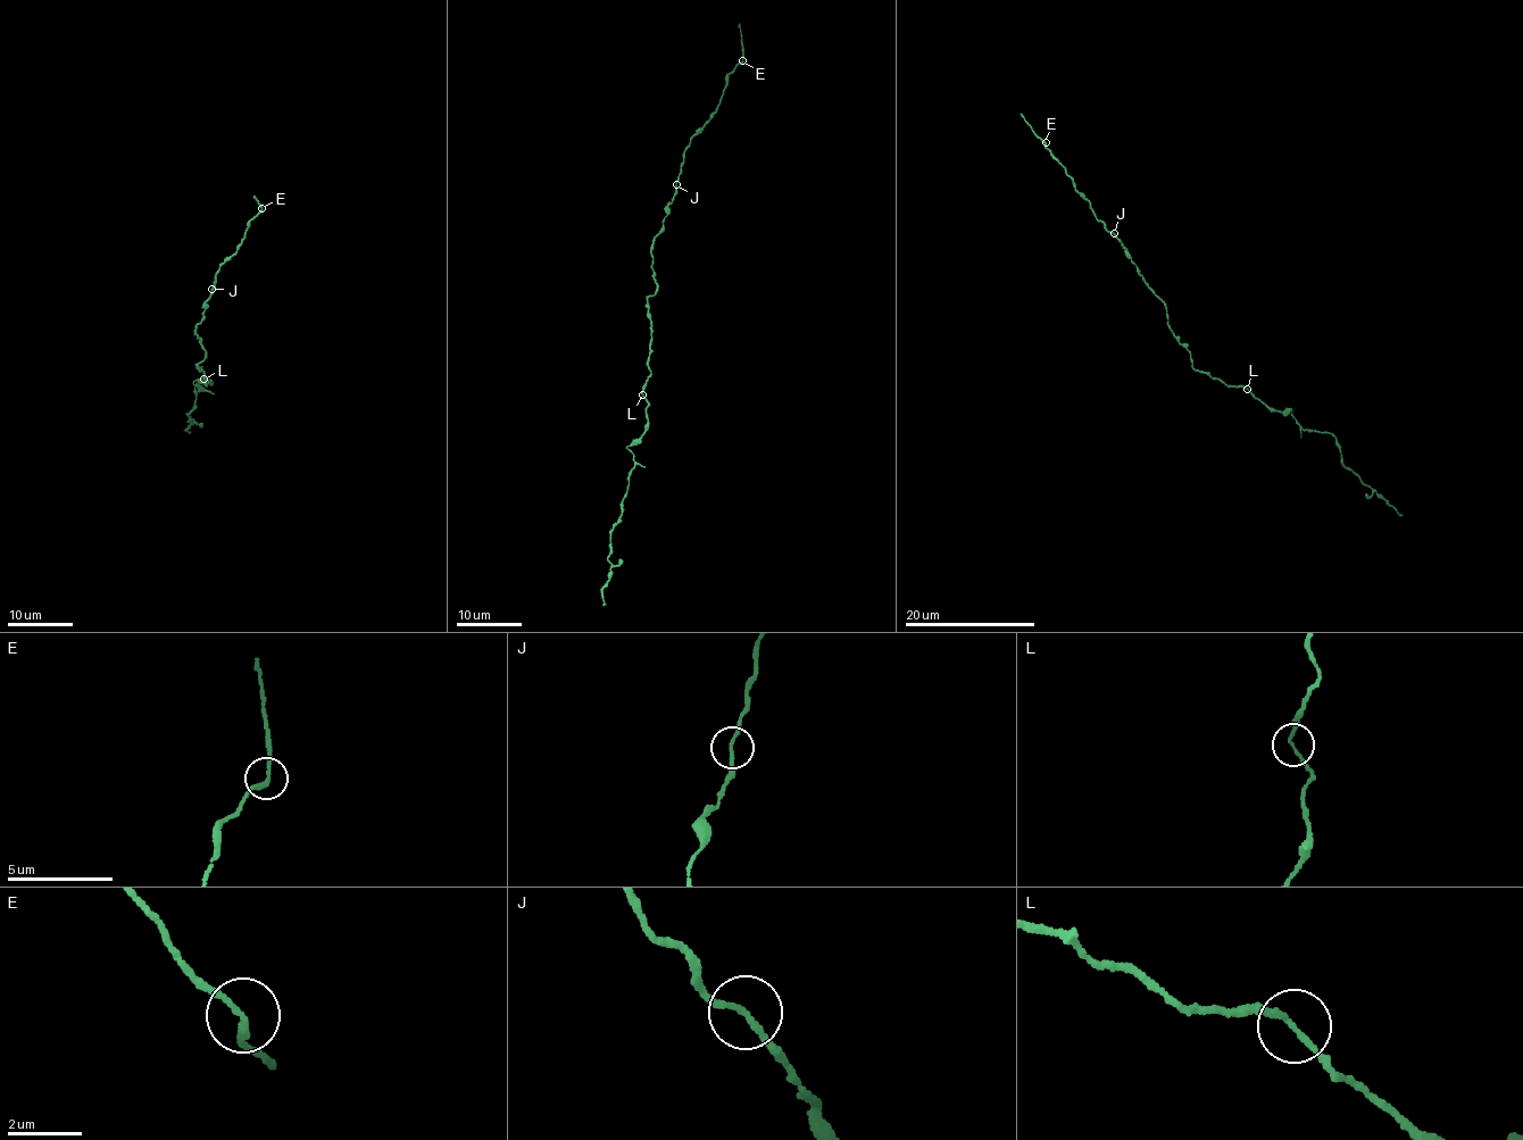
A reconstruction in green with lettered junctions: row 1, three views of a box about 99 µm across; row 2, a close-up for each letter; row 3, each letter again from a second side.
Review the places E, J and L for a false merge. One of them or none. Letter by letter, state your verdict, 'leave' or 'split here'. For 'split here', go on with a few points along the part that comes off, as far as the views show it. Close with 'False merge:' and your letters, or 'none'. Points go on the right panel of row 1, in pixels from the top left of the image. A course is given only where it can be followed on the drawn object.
E: leave
J: leave
L: leave
False merge: none

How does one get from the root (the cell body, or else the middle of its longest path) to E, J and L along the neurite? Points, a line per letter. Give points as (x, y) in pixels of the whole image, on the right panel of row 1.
E: (1172, 332), (1165, 305), (1139, 273), (1121, 240), (1096, 217), (1090, 201), (1078, 192), (1046, 142)
J: (1172, 332), (1165, 305), (1148, 285), (1114, 233)
L: (1172, 332), (1190, 354), (1196, 369), (1247, 390)

